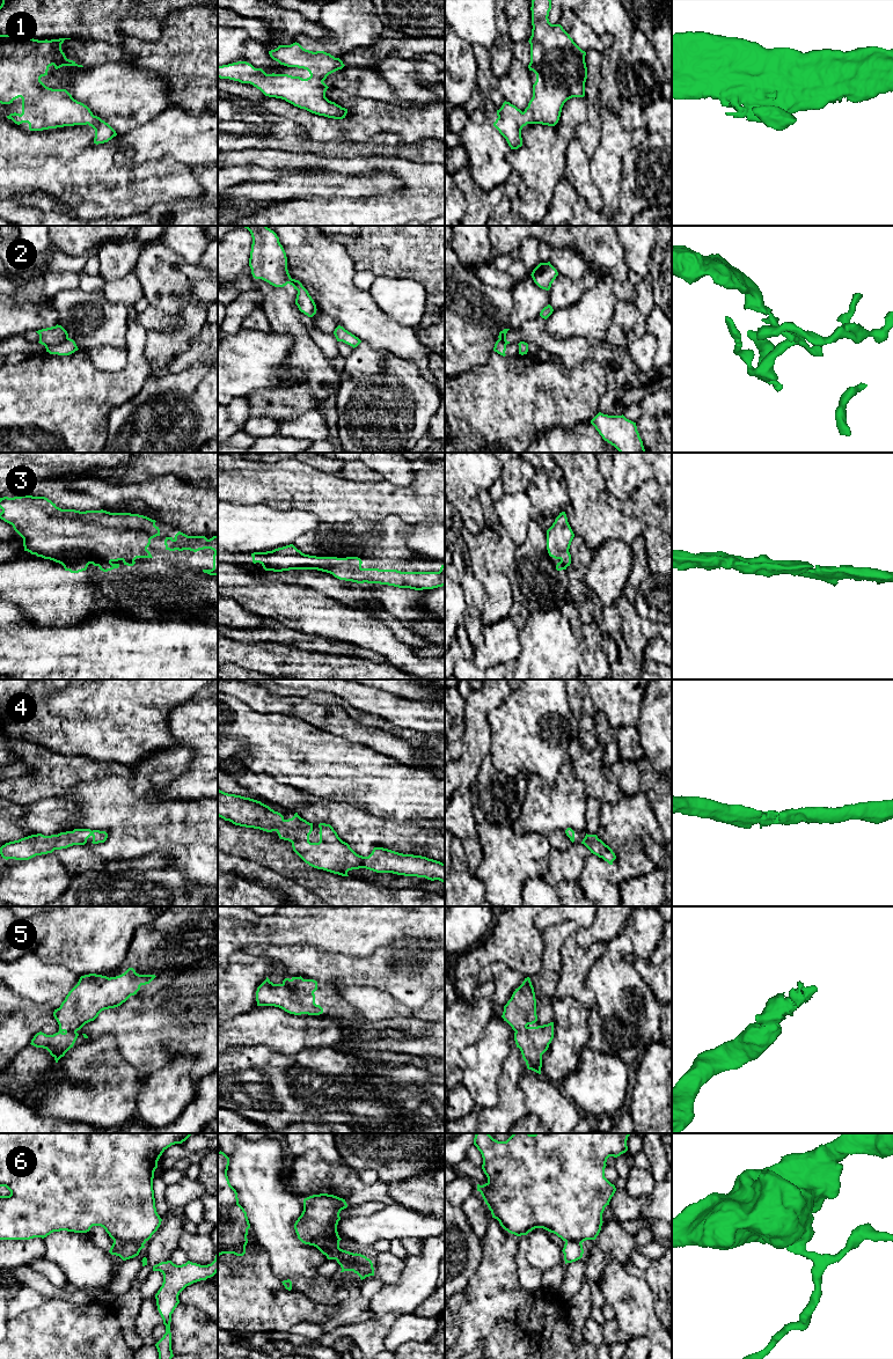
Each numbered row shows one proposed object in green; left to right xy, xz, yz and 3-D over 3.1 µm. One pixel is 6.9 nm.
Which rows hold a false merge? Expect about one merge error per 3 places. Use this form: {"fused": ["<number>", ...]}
{"fused": ["2", "6"]}

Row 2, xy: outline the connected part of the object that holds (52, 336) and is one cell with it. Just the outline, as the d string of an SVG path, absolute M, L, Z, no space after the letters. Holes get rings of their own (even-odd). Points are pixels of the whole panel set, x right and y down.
M58 324L56 326L38 330L36 332L39 335L38 343L44 345L45 347L56 346L59 343L63 343L68 339L67 331Z

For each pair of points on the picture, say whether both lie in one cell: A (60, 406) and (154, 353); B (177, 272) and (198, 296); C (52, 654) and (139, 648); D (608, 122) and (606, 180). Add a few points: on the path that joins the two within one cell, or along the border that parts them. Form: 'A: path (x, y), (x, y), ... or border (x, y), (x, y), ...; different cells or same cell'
A: border (146, 331), (145, 358), (151, 369); different cells
B: border (205, 278), (192, 285), (190, 300), (178, 313); different cells
C: path (74, 653), (117, 652); same cell
D: path (608, 136), (606, 166); same cell

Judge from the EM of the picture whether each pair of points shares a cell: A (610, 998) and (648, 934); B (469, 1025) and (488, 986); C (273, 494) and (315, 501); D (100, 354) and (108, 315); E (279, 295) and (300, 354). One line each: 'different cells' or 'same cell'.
A: same cell
B: same cell
C: same cell
D: different cells
E: same cell

